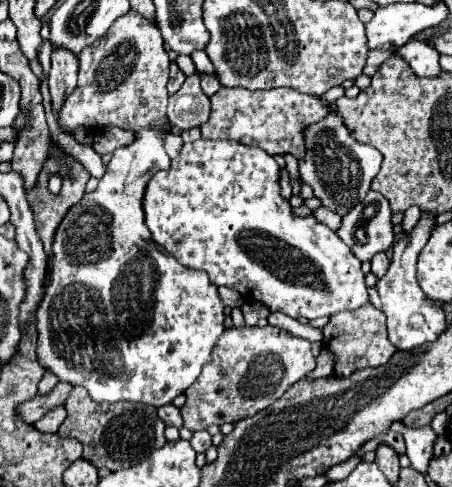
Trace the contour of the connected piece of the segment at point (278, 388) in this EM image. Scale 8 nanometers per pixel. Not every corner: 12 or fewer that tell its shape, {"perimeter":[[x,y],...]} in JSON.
{"perimeter":[[230,327],[180,409],[184,427],[236,423],[308,375],[312,343]]}

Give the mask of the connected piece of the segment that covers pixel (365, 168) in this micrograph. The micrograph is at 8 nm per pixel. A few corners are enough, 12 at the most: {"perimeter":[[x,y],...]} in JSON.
{"perimeter":[[330,113],[306,131],[300,179],[342,217],[364,201],[380,151]]}

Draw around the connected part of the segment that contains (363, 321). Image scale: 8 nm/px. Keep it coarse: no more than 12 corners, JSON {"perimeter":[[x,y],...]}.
{"perimeter":[[374,305],[336,313],[324,345],[336,375],[380,367],[396,353]]}

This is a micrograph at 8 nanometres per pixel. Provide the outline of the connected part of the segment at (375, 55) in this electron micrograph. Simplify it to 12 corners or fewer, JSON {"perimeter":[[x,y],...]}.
{"perimeter":[[369,50],[364,73],[374,75],[391,52]]}

